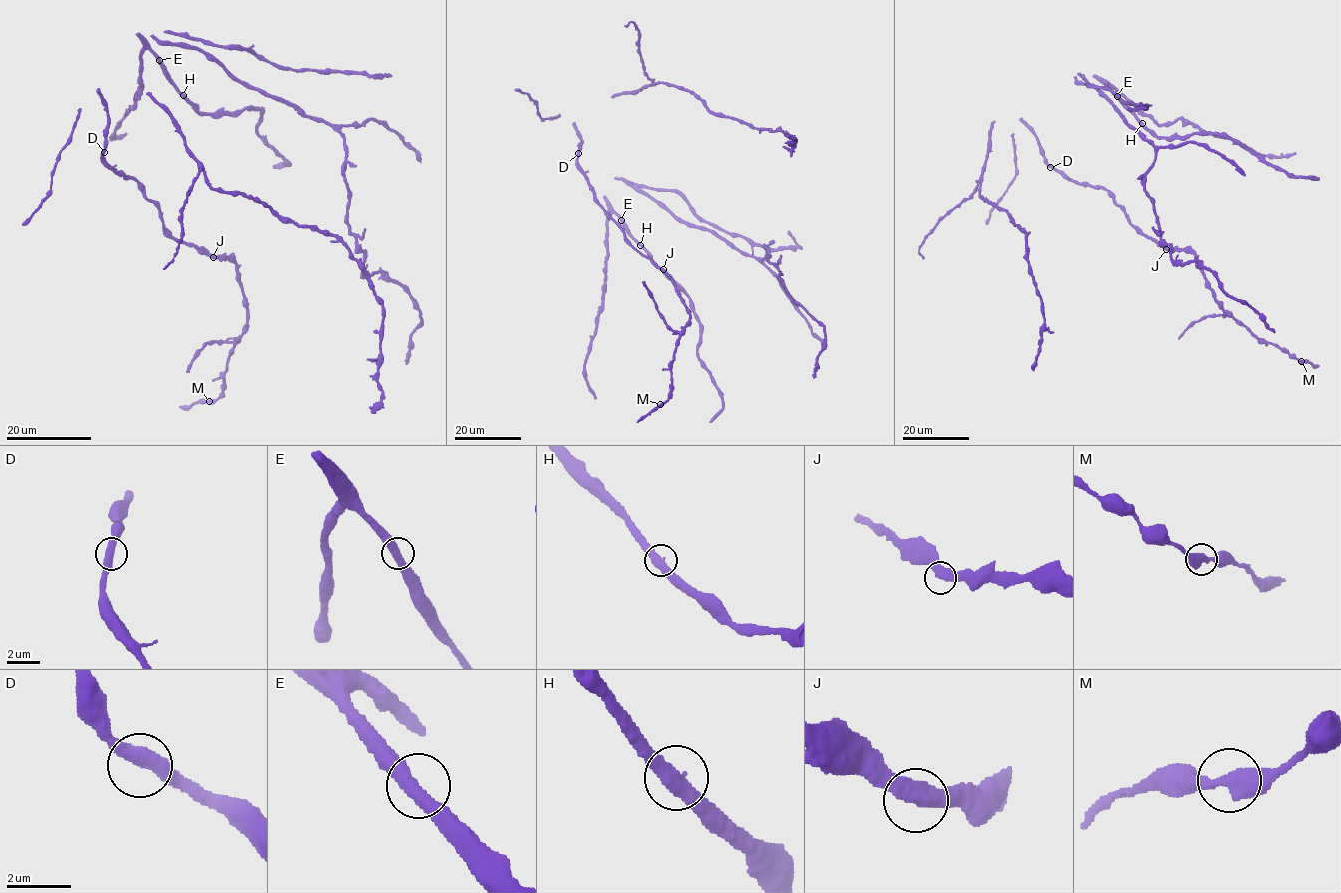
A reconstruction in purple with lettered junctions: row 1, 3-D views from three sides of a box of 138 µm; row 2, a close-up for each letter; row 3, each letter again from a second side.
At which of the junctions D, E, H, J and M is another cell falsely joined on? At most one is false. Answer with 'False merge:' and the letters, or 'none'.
False merge: none

